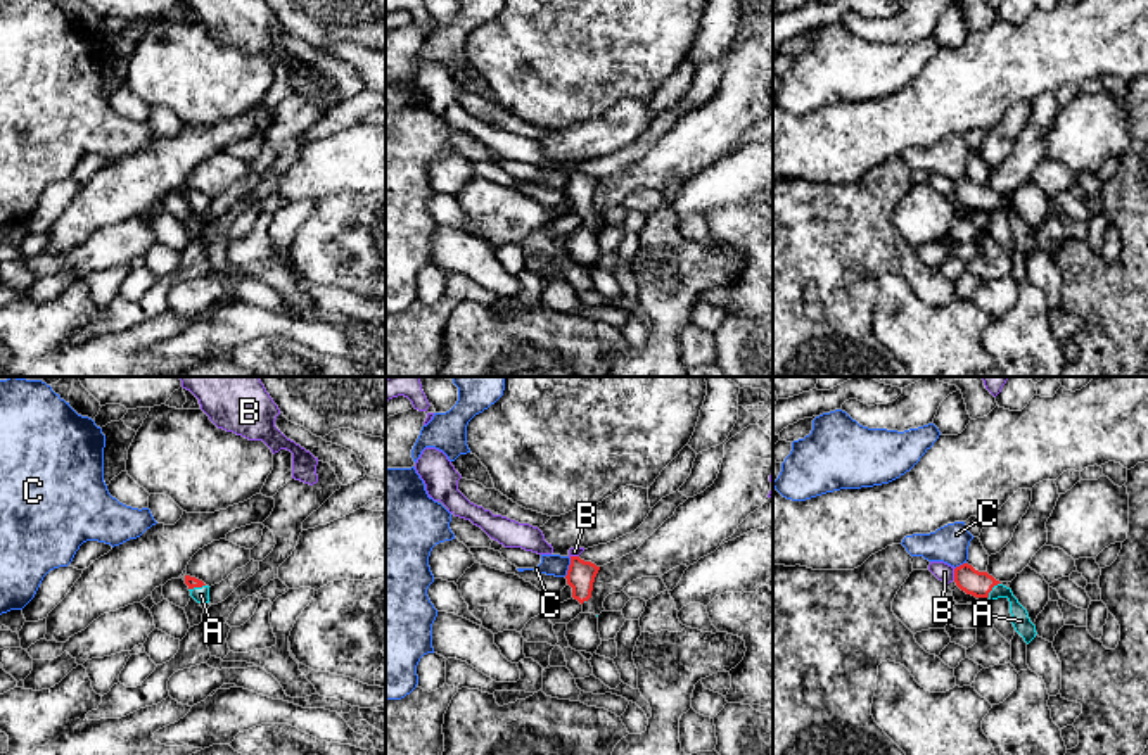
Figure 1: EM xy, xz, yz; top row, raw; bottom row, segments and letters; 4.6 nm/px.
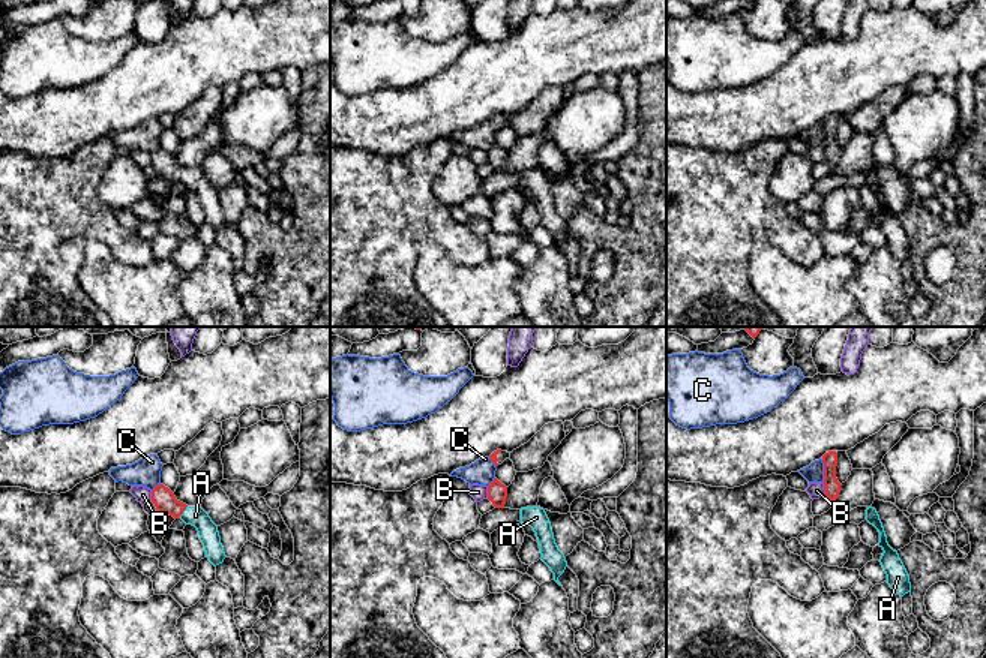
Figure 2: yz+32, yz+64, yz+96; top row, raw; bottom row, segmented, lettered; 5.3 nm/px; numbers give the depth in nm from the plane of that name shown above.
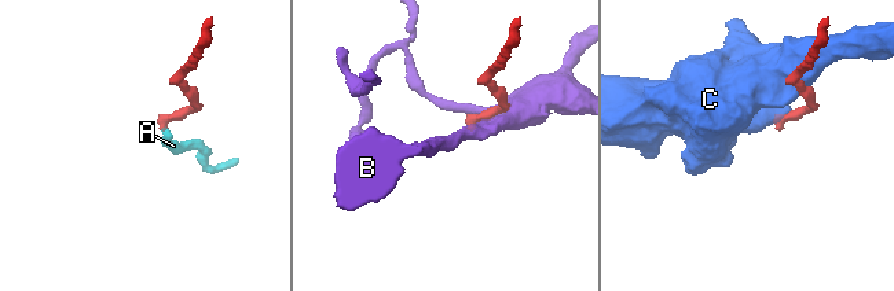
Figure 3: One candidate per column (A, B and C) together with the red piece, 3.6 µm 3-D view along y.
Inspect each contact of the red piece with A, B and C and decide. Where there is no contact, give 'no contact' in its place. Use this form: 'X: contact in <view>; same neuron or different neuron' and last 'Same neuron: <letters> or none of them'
A: contact in yz; same neuron
B: contact in yz; different neuron
C: contact in xz; different neuron
Same neuron: A

